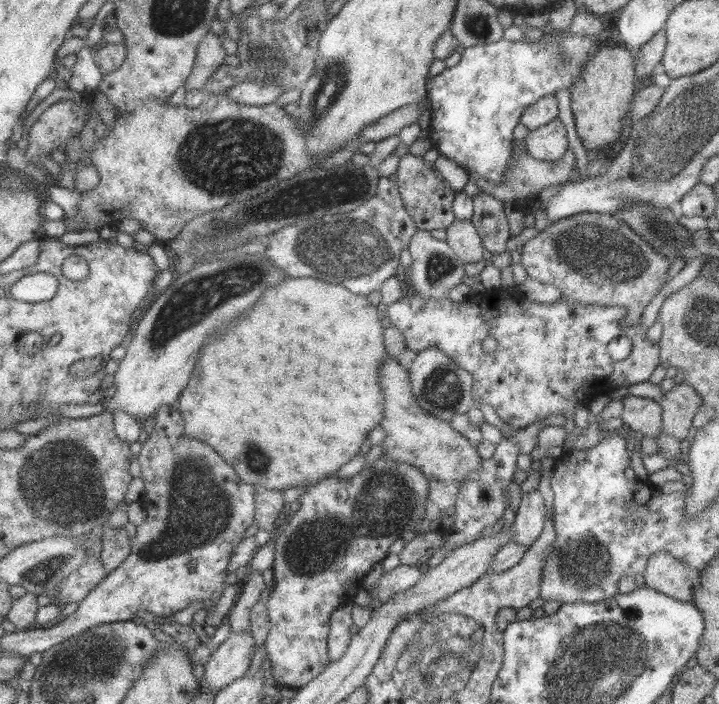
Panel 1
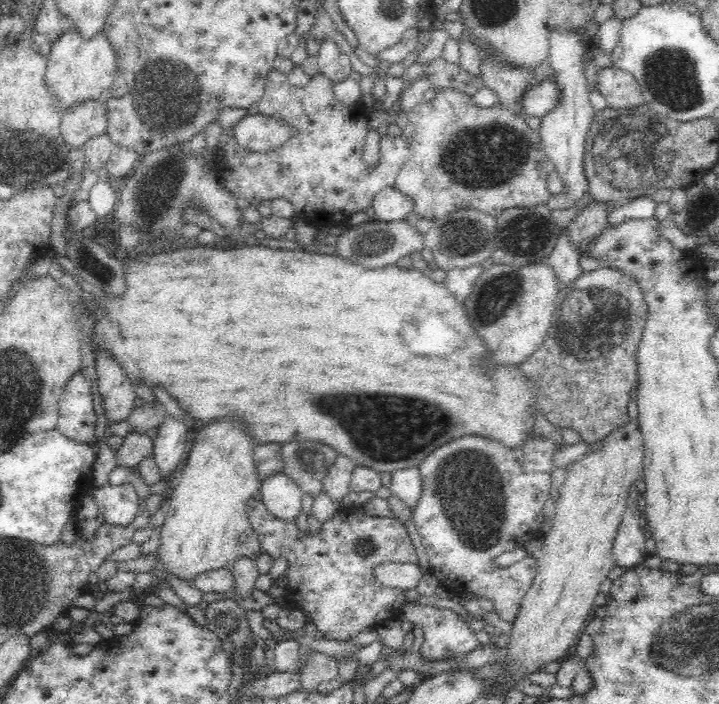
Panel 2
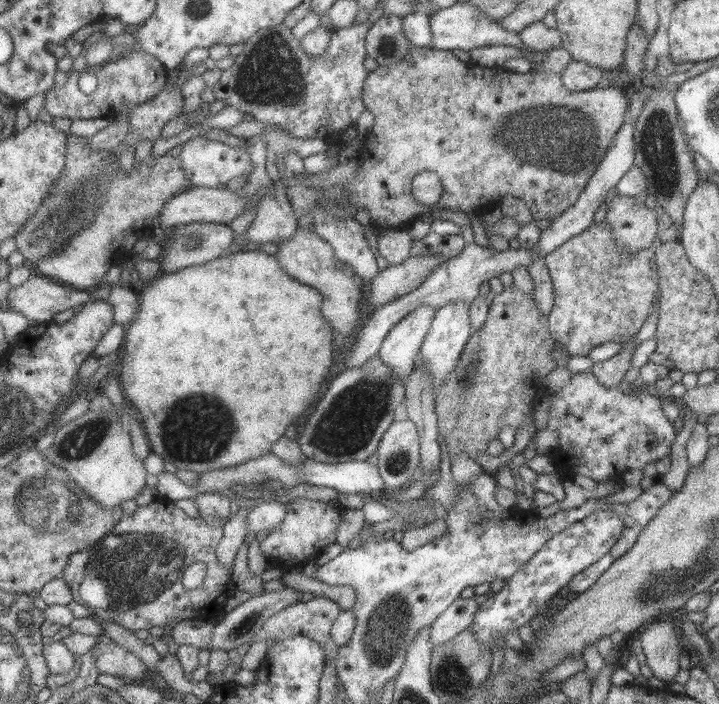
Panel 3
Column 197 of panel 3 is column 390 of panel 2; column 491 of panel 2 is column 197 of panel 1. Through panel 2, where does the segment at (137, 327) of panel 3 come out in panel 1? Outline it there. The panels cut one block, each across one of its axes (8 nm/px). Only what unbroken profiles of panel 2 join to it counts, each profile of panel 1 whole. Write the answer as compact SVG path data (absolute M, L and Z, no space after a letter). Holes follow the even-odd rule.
M285 277L267 288L262 292L259 302L255 302L255 306L243 318L239 318L239 322L233 322L233 326L217 336L207 338L207 342L201 345L190 380L178 396L177 410L184 422L184 435L211 446L225 463L235 468L241 481L253 485L257 490L283 491L291 486L300 488L335 474L340 466L357 454L369 432L377 428L383 416L383 394L377 384L377 370L387 354L383 346L384 329L381 328L377 314L377 308L367 301L366 296L352 294L343 286L325 283L313 277Z

